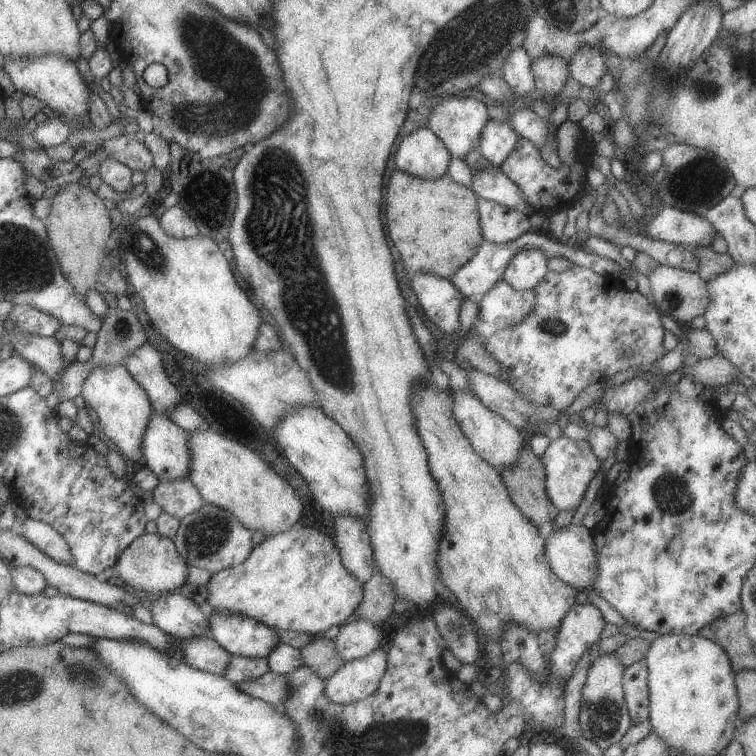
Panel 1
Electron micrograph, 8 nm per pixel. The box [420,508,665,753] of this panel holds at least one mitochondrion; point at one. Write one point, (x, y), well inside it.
(604, 714)

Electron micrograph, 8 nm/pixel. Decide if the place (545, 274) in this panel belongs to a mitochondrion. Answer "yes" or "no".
no

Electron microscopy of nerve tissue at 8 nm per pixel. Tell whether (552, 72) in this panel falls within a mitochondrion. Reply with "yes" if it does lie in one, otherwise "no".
no

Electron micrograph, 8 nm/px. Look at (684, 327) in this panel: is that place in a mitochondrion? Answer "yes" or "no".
no

